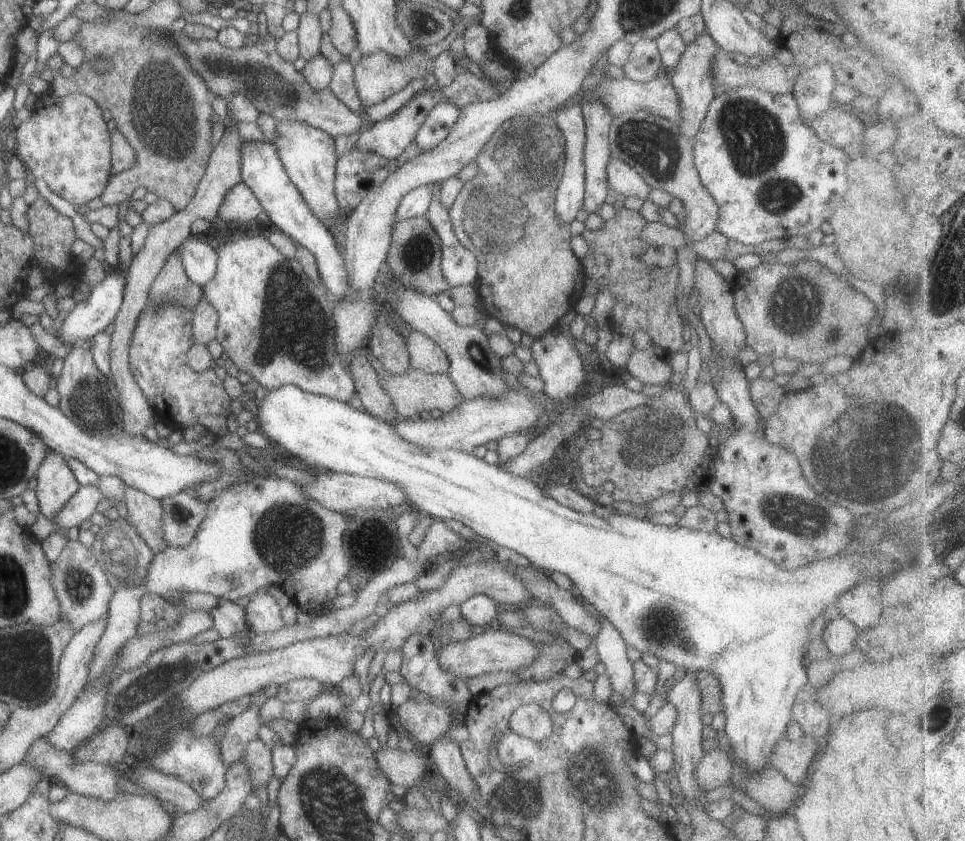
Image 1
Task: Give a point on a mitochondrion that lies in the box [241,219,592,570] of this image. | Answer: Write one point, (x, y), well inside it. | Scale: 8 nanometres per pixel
(301, 341)

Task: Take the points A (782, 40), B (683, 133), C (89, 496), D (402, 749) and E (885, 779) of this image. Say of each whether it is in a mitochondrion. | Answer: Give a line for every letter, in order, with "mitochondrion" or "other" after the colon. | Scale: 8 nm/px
A: other
B: other
C: other
D: other
E: other

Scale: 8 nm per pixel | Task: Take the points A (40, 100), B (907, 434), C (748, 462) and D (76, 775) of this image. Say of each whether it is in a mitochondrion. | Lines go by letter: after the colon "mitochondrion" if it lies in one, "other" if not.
A: other
B: mitochondrion
C: other
D: other

